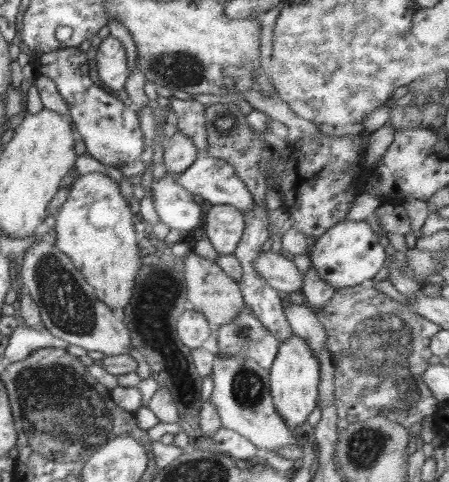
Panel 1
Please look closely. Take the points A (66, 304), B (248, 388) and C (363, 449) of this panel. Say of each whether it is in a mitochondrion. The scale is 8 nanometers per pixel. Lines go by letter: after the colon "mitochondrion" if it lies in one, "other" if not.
A: mitochondrion
B: mitochondrion
C: mitochondrion

